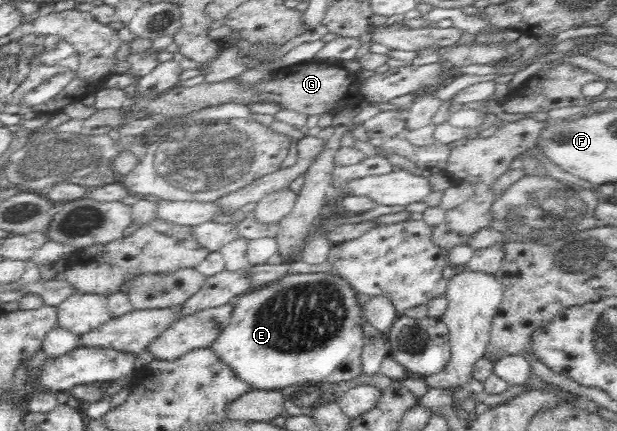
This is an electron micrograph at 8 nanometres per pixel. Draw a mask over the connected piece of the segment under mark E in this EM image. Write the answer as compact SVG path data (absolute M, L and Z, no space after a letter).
M328 272L287 274L278 281L264 285L261 288L251 289L245 294L240 295L236 306L233 307L230 323L215 337L214 343L210 345L210 349L226 365L230 366L230 369L234 370L234 373L238 374L238 378L246 382L247 385L252 386L254 390L281 390L284 387L300 385L302 383L335 384L340 383L340 381L350 381L350 379L358 377L362 372L361 353L365 342L365 337L362 332L363 324L362 314L359 313L356 291L343 277Z

